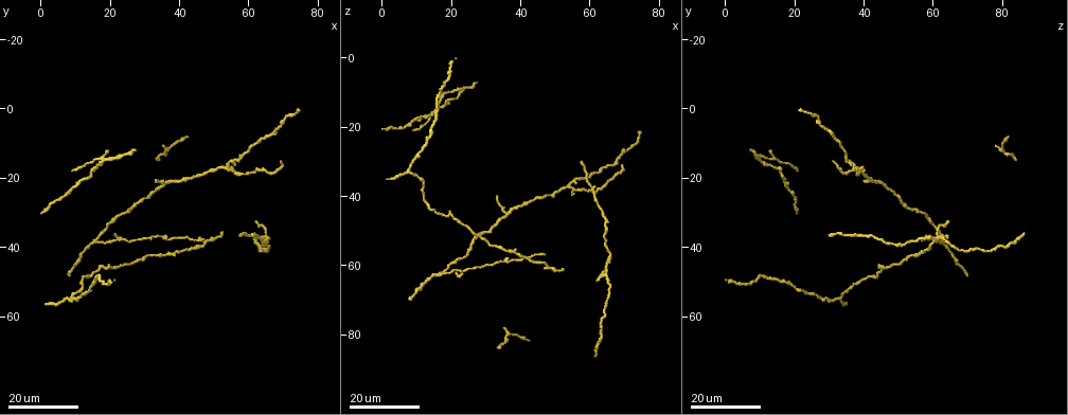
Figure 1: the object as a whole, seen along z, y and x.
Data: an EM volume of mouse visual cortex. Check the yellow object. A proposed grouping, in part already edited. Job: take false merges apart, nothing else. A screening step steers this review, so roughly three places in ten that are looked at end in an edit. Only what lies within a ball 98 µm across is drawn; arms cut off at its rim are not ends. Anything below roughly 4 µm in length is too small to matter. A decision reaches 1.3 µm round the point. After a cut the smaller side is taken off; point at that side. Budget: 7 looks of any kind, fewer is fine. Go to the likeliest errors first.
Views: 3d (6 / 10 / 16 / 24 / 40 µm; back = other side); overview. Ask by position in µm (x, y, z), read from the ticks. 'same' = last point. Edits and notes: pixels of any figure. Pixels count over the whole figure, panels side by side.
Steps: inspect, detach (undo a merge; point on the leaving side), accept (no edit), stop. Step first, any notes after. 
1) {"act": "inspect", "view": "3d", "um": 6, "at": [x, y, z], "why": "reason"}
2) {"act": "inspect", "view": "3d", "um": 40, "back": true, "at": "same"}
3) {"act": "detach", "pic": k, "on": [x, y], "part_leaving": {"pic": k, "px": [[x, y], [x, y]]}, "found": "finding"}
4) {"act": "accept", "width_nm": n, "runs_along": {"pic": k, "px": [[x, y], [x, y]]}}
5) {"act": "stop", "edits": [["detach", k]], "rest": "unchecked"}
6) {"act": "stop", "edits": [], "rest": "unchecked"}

{"act": "inspect", "view": "3d", "um": 16, "at": [36.0, 22.0, 45.5], "why": "three arms meet"}

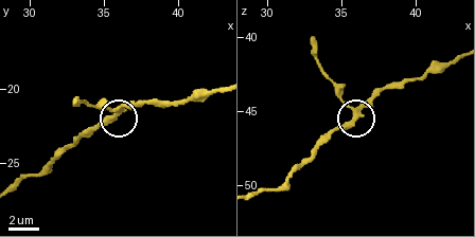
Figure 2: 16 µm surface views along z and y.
{"act": "inspect", "view": "3d", "um": 6, "at": [36.0, 21.4, 44.8]}

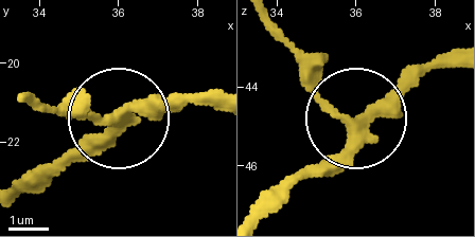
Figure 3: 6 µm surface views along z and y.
{"act": "inspect", "view": "3d", "um": 6, "back": true, "at": [35.90, 21.40, 44.95], "why": "other side"}

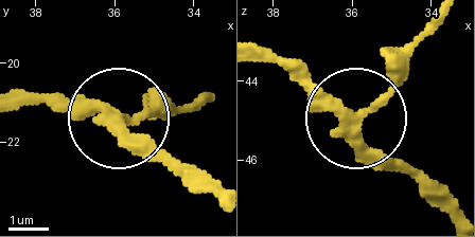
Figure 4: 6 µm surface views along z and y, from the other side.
{"act": "accept", "width_nm": 280, "runs_along": {"pic": 4, "px": [[212, 196], [121, 122], [198, 112]]}, "found": "all the same neuron"}

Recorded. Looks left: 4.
{"act": "inspect", "view": "3d", "um": 24, "at": [53.5, 16.5, 37.0], "why": "branch point"}

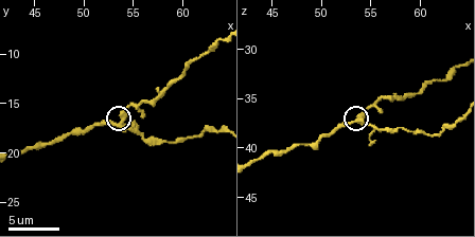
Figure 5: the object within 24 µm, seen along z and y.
{"act": "inspect", "view": "3d", "um": 10, "at": "same"}

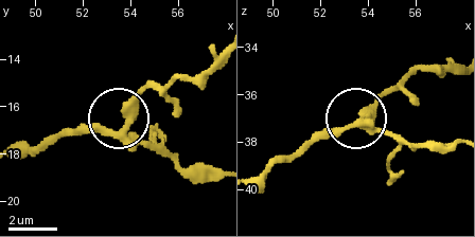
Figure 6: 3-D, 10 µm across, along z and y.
{"act": "inspect", "view": "3d", "um": 10, "back": true, "at": "same"}

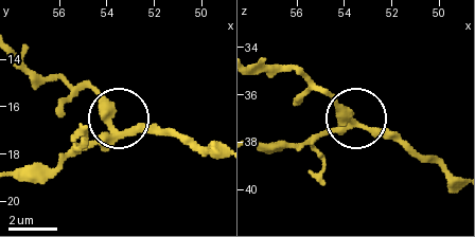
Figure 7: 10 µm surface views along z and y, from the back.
{"act": "accept", "side_arm_um": 23, "arms": 3, "found": "continuous, no second neuron"}

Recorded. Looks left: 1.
{"act": "stop", "edits": [], "rest": "unchecked"}

